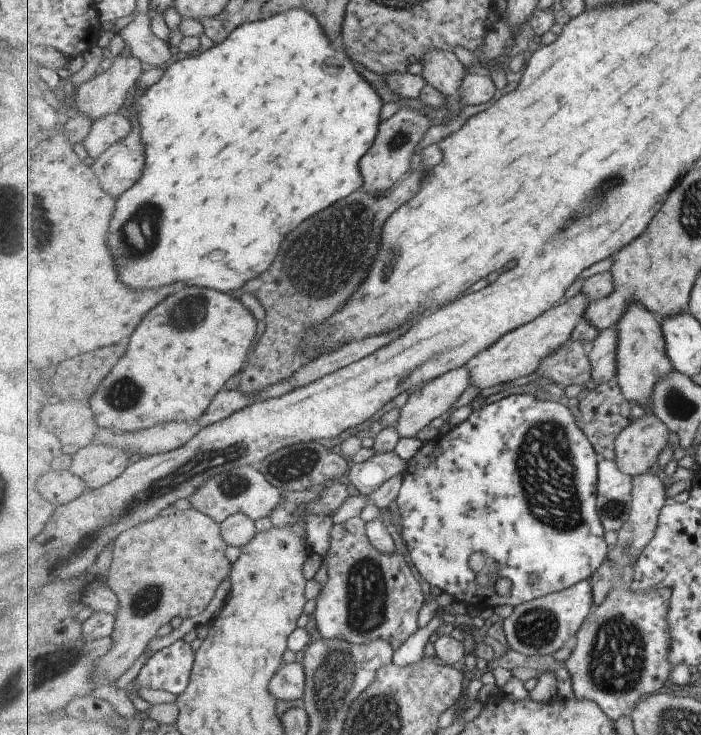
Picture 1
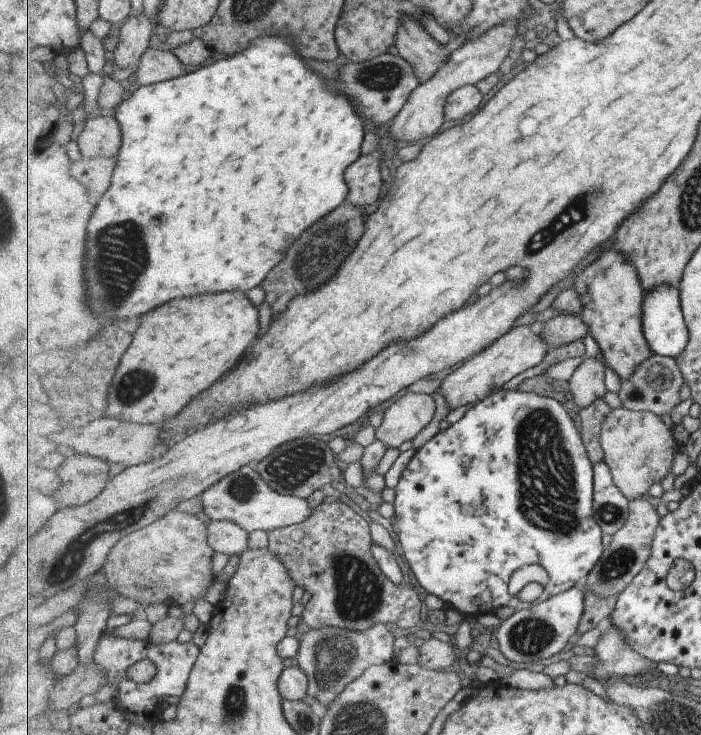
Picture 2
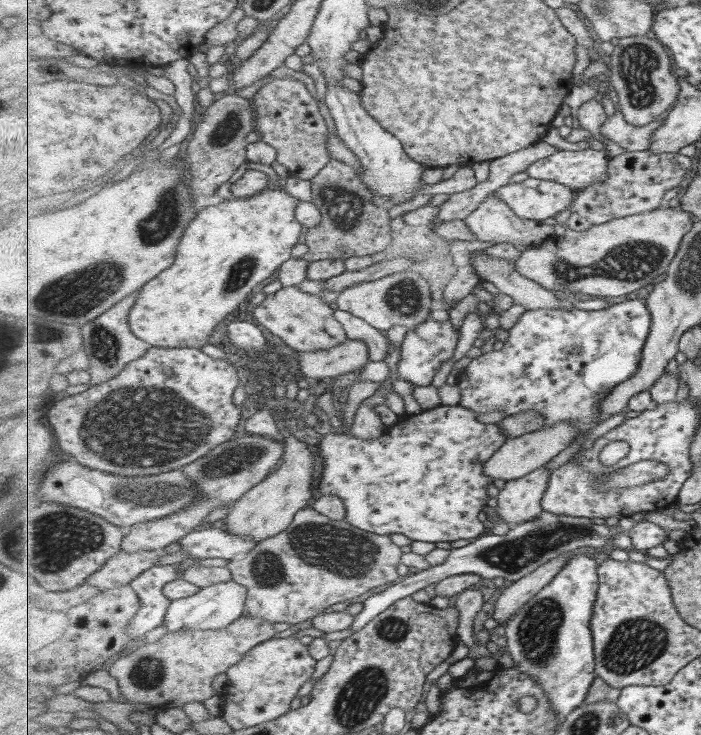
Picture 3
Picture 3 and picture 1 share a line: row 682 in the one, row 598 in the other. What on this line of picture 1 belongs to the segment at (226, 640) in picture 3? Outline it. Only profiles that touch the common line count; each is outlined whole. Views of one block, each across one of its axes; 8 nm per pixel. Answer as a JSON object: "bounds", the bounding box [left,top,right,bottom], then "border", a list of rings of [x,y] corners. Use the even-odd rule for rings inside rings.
{"bounds":[92,508,233,688],"border":[[[195,508],[178,510],[172,514],[155,517],[130,531],[119,535],[113,545],[111,570],[107,585],[118,597],[119,610],[116,614],[116,624],[112,634],[112,647],[106,655],[96,660],[92,674],[95,688],[115,684],[119,676],[123,676],[133,662],[145,652],[145,646],[155,638],[157,630],[179,616],[195,618],[199,616],[213,600],[219,584],[231,576],[233,563],[227,560],[227,540],[221,532],[221,524],[213,517]]]}

